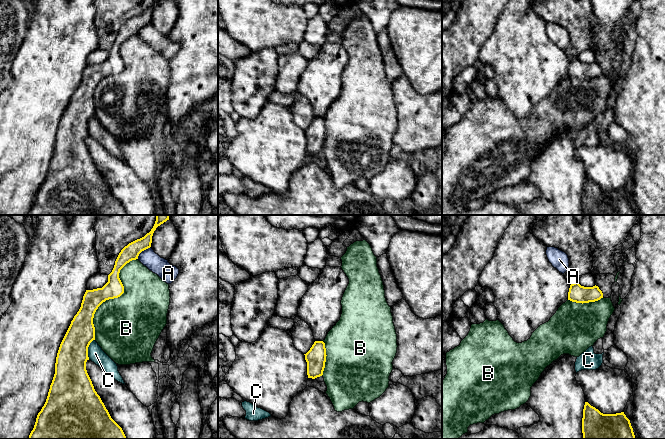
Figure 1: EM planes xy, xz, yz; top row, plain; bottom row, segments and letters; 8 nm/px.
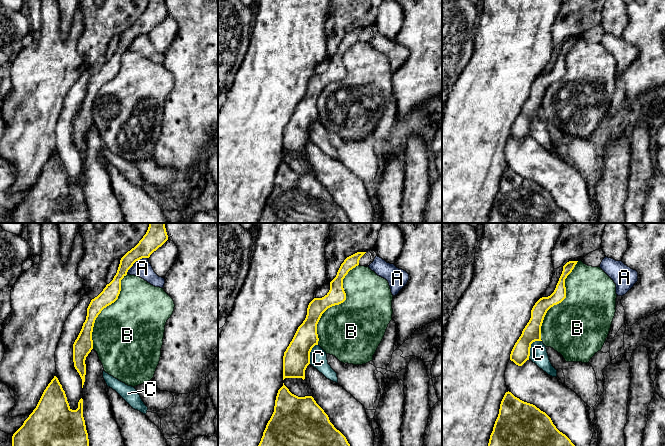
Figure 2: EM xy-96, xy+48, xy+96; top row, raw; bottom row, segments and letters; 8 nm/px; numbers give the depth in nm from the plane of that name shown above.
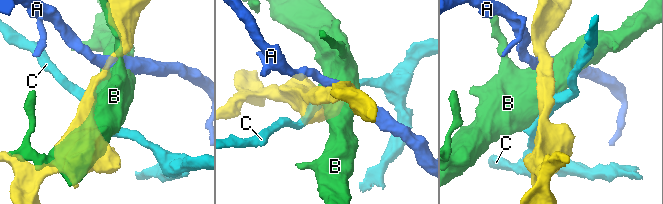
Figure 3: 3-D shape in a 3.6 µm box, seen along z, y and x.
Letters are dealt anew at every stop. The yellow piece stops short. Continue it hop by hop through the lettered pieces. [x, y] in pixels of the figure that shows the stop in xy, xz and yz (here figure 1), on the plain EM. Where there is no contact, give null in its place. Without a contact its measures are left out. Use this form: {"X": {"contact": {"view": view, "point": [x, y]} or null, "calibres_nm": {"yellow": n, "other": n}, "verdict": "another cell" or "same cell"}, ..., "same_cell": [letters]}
{"A": {"contact": {"view": "xy", "point": [142, 26]}, "calibres_nm": {"yellow": 130, "other": 140}, "verdict": "another cell"}, "B": {"contact": {"view": "xy", "point": [114, 73]}, "calibres_nm": {"yellow": 160, "other": 480}, "verdict": "another cell"}, "C": {"contact": {"view": "xy", "point": [87, 125]}, "calibres_nm": {"yellow": 260, "other": 130}, "verdict": "another cell"}, "same_cell": []}

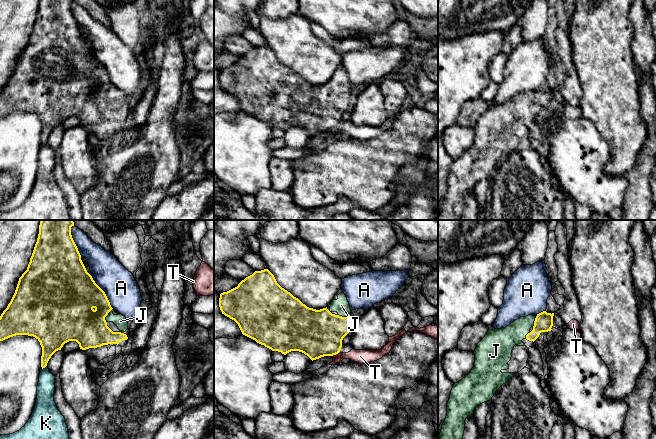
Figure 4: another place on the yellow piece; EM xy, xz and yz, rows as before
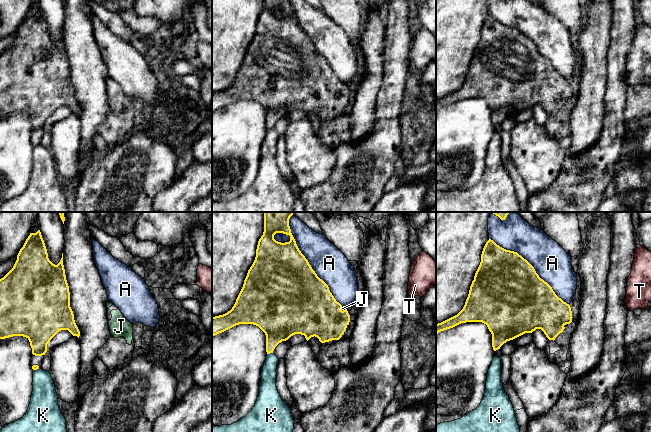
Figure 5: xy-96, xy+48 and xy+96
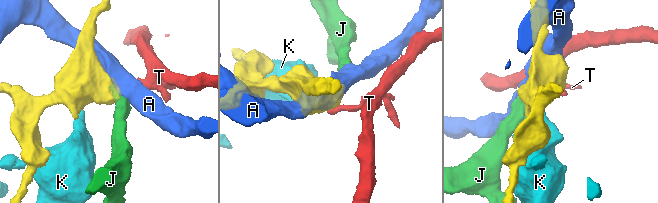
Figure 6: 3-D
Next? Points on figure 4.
{"A": {"contact": {"view": "xy", "point": [104, 68]}, "calibres_nm": {"yellow": 400, "other": 260}, "verdict": "another cell"}, "J": {"contact": {"view": "xz", "point": [344, 93]}, "calibres_nm": {"yellow": 380, "other": 120}, "verdict": "same cell"}, "K": {"contact": {"view": "xy", "point": [44, 143]}, "calibres_nm": {"yellow": 220, "other": 140}, "verdict": "another cell"}, "T": {"contact": {"view": "xz", "point": [335, 130]}, "calibres_nm": {"yellow": 380, "other": 110}, "verdict": "another cell"}, "same_cell": ["J"]}

